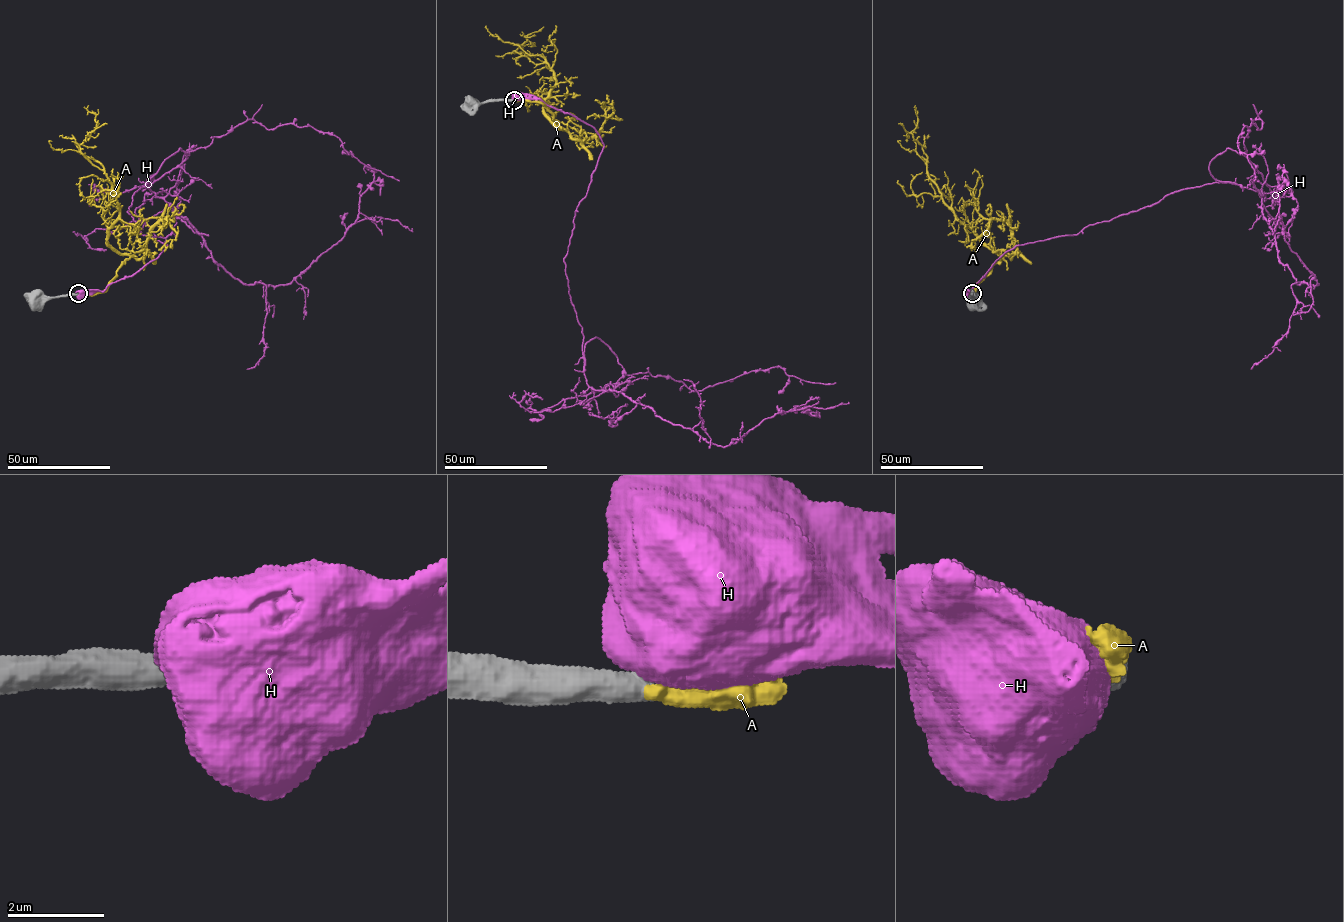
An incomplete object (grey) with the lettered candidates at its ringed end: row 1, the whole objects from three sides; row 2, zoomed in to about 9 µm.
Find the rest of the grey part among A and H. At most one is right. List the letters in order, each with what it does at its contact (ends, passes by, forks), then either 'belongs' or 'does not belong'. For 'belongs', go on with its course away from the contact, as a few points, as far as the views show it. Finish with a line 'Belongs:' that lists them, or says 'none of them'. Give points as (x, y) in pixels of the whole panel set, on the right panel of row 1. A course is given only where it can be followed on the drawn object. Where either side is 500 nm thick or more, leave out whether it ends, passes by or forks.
A: belongs; course (972, 293), (1001, 256), (960, 220), (929, 177), (927, 156), (911, 132), (917, 121), (915, 105)
H: does not belong
Belongs: A

